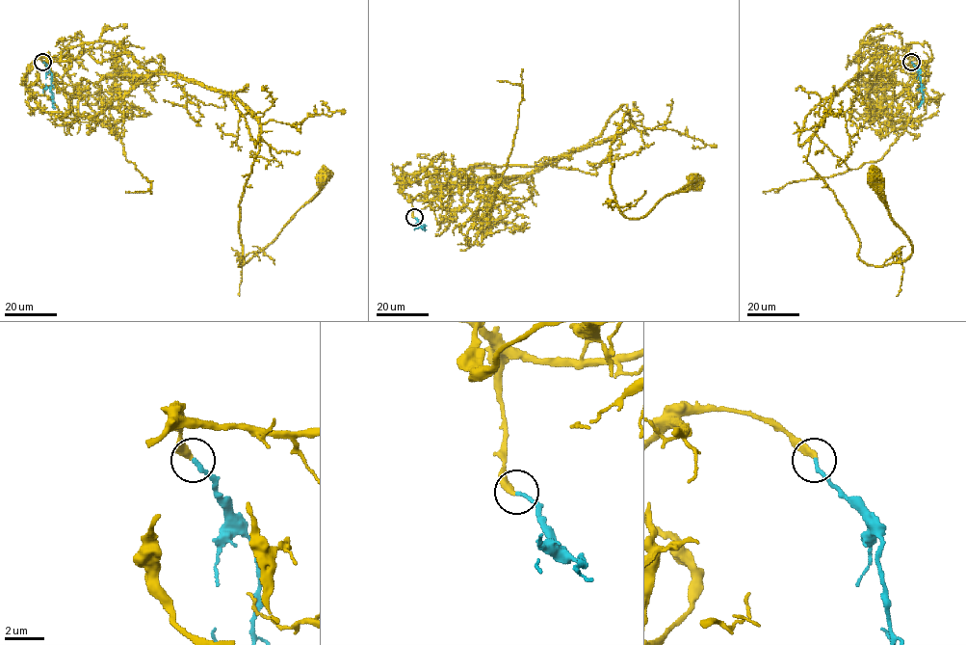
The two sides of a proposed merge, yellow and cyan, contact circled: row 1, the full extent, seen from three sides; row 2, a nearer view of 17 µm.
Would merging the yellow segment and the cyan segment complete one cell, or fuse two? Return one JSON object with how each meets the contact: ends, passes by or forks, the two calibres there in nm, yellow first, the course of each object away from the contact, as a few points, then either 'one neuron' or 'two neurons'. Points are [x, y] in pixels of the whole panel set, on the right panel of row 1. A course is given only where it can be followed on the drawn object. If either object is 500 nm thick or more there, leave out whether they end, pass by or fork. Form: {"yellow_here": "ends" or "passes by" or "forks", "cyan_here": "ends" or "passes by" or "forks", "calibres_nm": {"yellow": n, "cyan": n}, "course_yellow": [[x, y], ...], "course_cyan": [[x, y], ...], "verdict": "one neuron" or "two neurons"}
{"yellow_here": "ends", "cyan_here": "ends", "calibres_nm": {"yellow": 380, "cyan": 180}, "course_yellow": [[911, 61], [861, 41], [859, 72], [806, 156], [857, 256], [903, 261], [912, 242], [874, 179]], "course_cyan": [[911, 61], [920, 73], [923, 101], [919, 108]], "verdict": "one neuron"}

